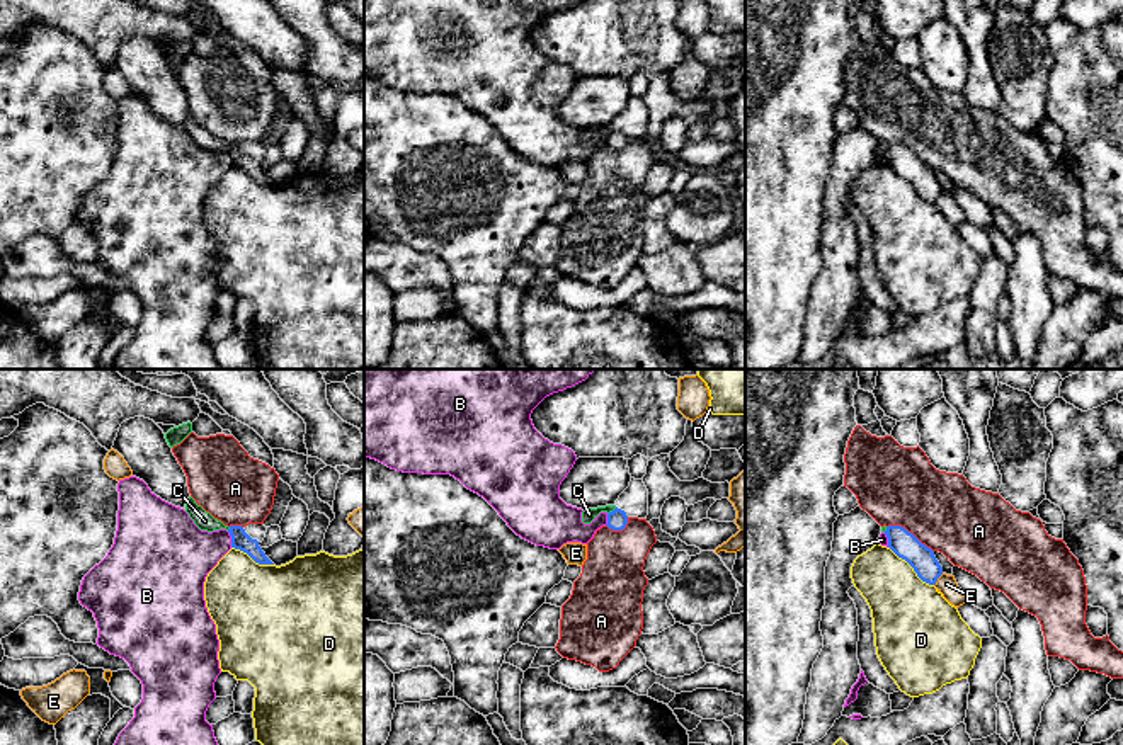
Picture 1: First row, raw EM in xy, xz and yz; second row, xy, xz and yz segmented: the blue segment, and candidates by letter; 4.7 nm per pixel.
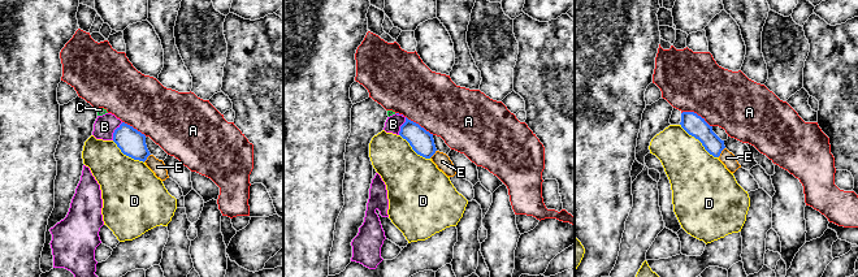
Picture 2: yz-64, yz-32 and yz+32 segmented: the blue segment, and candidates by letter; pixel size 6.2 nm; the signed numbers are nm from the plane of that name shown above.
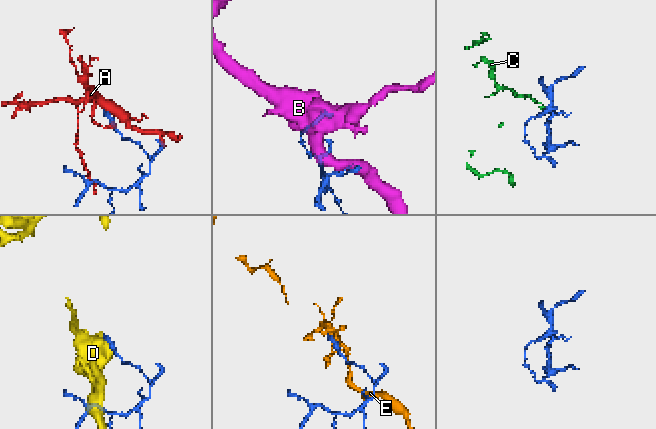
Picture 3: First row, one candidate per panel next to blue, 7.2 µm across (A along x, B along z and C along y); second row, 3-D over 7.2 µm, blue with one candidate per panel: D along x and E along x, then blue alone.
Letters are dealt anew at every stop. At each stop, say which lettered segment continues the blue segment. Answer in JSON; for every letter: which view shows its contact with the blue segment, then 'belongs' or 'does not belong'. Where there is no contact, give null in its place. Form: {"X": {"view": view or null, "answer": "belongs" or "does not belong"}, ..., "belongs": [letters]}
{"A": {"view": "yz", "answer": "does not belong"}, "B": {"view": "xy", "answer": "does not belong"}, "C": {"view": "xz", "answer": "does not belong"}, "D": {"view": "yz", "answer": "does not belong"}, "E": {"view": "yz", "answer": "does not belong"}, "belongs": []}

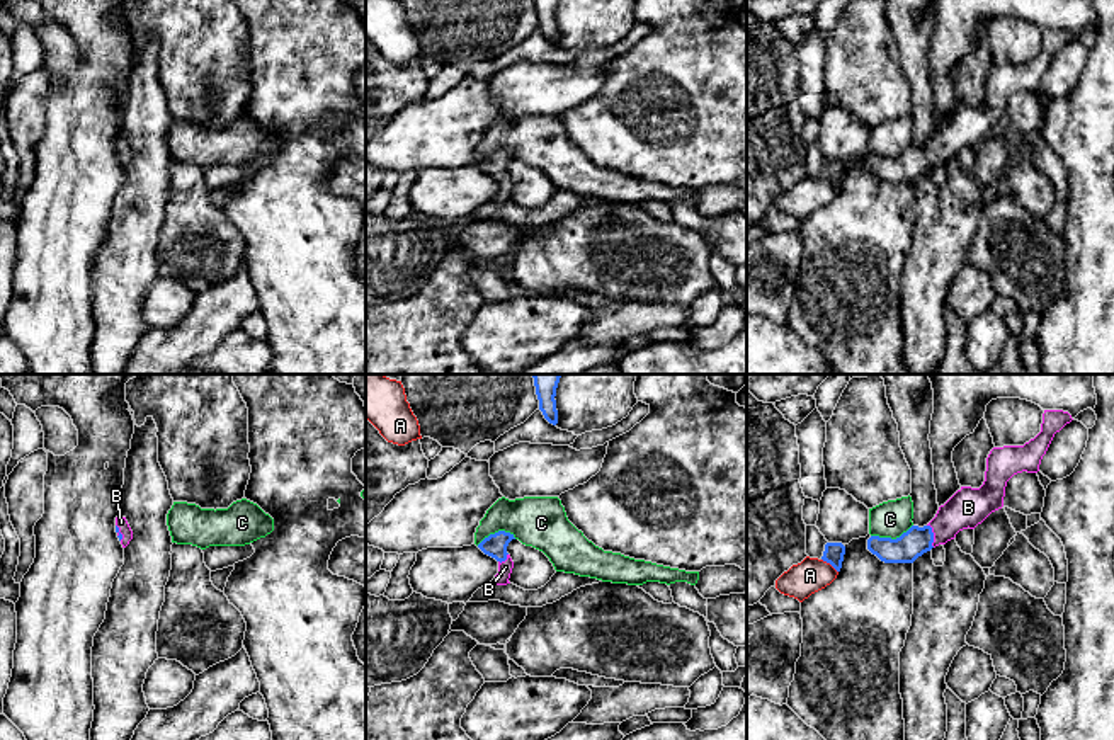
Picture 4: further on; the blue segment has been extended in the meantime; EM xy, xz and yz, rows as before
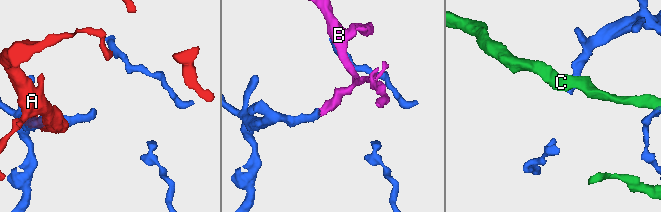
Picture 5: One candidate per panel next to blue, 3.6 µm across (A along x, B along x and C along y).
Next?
{"A": {"view": "yz", "answer": "does not belong"}, "B": {"view": "yz", "answer": "belongs"}, "C": {"view": "yz", "answer": "does not belong"}, "belongs": ["B"]}

